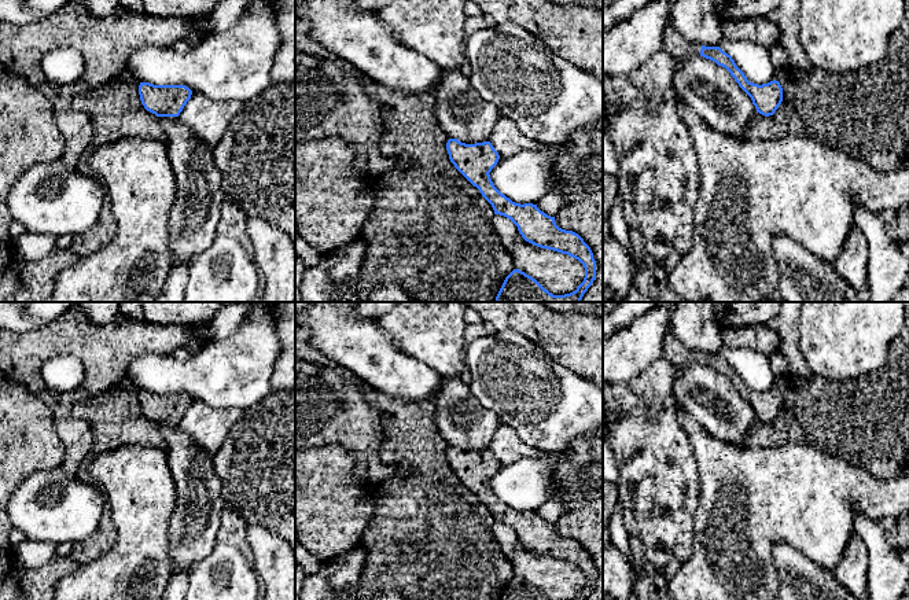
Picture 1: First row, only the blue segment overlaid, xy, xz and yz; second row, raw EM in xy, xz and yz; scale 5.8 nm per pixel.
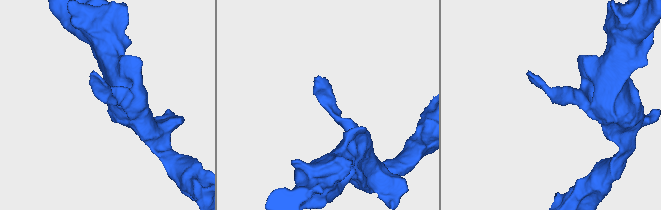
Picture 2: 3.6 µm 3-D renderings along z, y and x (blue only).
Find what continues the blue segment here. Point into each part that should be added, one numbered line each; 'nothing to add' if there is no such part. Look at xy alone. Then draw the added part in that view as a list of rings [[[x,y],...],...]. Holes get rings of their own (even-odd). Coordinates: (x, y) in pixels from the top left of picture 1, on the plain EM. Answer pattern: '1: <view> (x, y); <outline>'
nothing to add

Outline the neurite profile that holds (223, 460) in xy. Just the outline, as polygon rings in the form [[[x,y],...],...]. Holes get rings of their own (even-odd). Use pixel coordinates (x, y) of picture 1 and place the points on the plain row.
[[[295,389],[269,391],[260,402],[244,409],[244,415],[214,454],[213,464],[222,481],[225,505],[247,524],[261,524],[281,537],[295,555]]]

